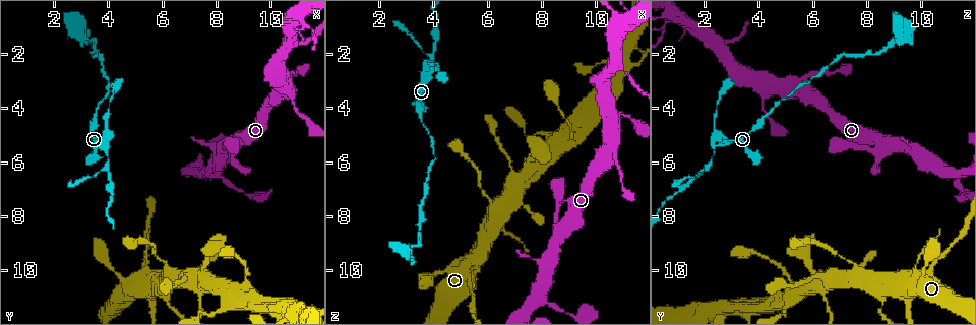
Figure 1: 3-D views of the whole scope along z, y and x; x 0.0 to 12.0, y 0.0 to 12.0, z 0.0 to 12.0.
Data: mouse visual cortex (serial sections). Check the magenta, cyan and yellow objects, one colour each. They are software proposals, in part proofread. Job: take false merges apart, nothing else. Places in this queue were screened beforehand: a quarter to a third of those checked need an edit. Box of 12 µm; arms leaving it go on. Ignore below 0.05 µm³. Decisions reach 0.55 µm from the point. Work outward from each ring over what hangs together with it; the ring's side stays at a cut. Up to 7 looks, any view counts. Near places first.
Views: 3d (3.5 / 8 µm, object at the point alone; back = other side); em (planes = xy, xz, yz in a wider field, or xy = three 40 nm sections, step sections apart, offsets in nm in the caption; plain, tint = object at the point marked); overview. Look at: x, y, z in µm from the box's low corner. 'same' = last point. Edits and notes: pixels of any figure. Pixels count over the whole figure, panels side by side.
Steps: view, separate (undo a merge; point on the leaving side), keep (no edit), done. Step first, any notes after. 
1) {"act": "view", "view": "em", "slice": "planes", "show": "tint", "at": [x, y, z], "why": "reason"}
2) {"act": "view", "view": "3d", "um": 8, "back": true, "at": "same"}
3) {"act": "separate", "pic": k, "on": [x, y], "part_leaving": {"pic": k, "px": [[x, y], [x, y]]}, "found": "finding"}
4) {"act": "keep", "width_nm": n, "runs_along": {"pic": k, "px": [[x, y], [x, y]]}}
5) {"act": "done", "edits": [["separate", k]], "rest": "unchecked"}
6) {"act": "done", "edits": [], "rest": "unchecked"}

{"act": "view", "view": "3d", "um": 3.5, "at": [10.7, 1.6, 2.4], "why": "a fork"}

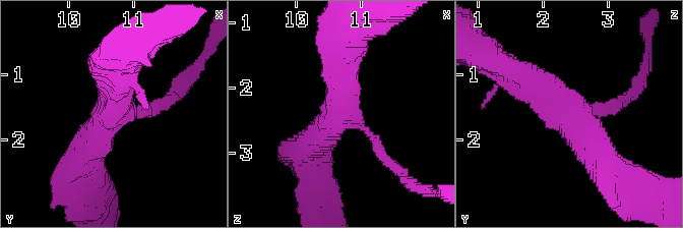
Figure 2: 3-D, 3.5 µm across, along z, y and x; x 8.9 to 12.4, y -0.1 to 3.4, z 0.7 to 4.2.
{"act": "view", "view": "em", "slice": "xy", "step": 5, "show": "tint", "at": [10.70, 1.60, 2.40]}

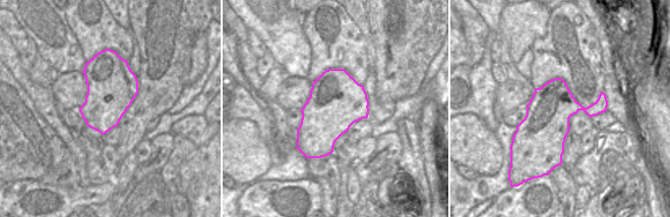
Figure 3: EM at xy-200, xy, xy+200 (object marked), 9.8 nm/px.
{"act": "view", "view": "em", "slice": "xy", "step": 1, "show": "tint", "at": "same", "why": "cut it another way"}

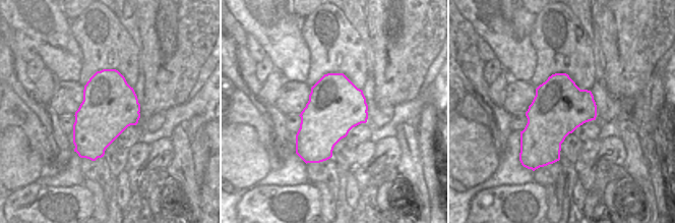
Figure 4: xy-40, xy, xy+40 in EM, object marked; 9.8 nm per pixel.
{"act": "separate", "pic": 2, "on": [615, 105], "width_nm": 550, "part_leaving": {"pic": 2, "px": [[362, 128], [412, 185]]}, "found": "a second cell is stuck on"}

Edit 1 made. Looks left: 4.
{"act": "view", "view": "overview"}

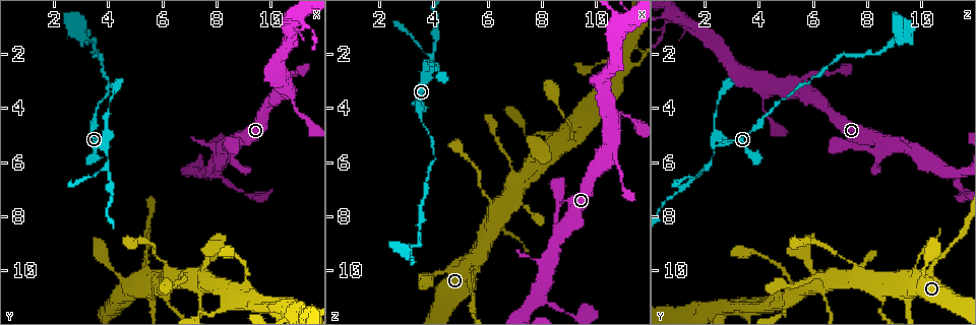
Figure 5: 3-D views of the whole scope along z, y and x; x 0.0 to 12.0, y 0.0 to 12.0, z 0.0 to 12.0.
{"act": "view", "view": "3d", "um": 3.5, "at": [3.9, 5.7, 2.3], "why": "abrupt turn"}

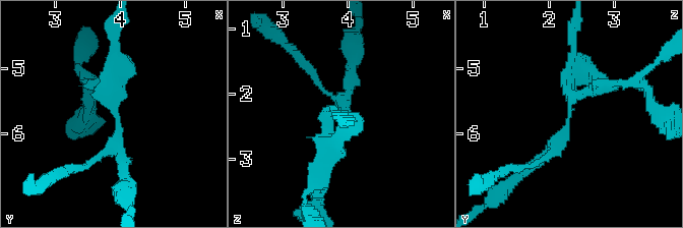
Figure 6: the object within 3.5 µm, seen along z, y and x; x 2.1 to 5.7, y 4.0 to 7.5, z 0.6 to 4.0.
{"act": "view", "view": "em", "slice": "xy", "step": 5, "show": "tint", "at": [3.95, 5.80, 2.35], "why": "need the tissue"}

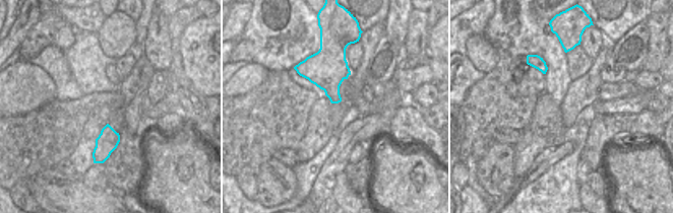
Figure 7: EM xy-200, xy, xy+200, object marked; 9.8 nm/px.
{"act": "keep", "runs_along": {"pic": 6, "px": [[595, 78], [576, 78], [566, 131], [528, 169]]}, "found": "all the same cell"}

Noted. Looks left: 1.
{"act": "done", "edits": [["separate", 2]], "rest": "unchecked"}

